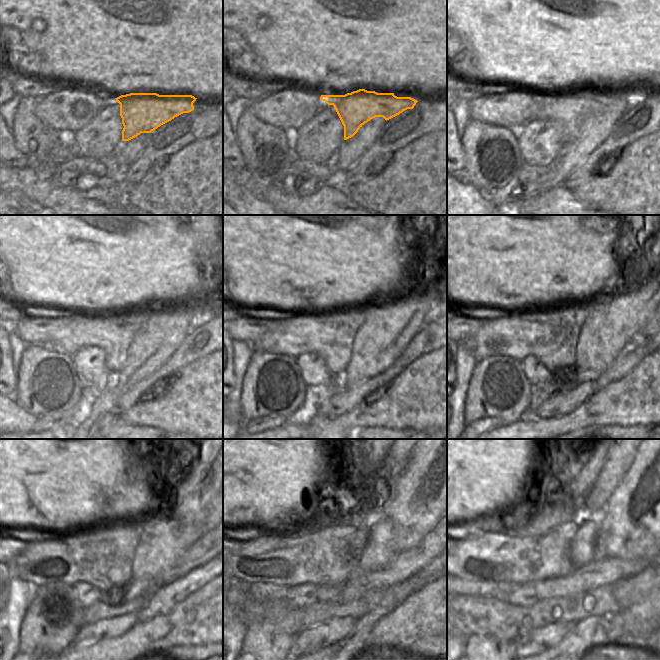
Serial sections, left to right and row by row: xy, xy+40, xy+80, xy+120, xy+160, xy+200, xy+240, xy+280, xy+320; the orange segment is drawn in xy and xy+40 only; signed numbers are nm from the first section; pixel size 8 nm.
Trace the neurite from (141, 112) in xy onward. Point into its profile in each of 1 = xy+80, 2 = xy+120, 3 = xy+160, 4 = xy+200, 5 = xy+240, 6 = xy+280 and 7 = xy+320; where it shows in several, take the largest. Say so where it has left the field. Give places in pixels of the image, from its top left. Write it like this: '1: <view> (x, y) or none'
1: xy+80 (570, 108)
2: xy+120 (113, 332)
3: xy+160 (330, 334)
4: xy+200 (550, 332)
5: xy+240 (102, 556)
6: xy+280 (324, 558)
7: xy+320 (494, 557)

